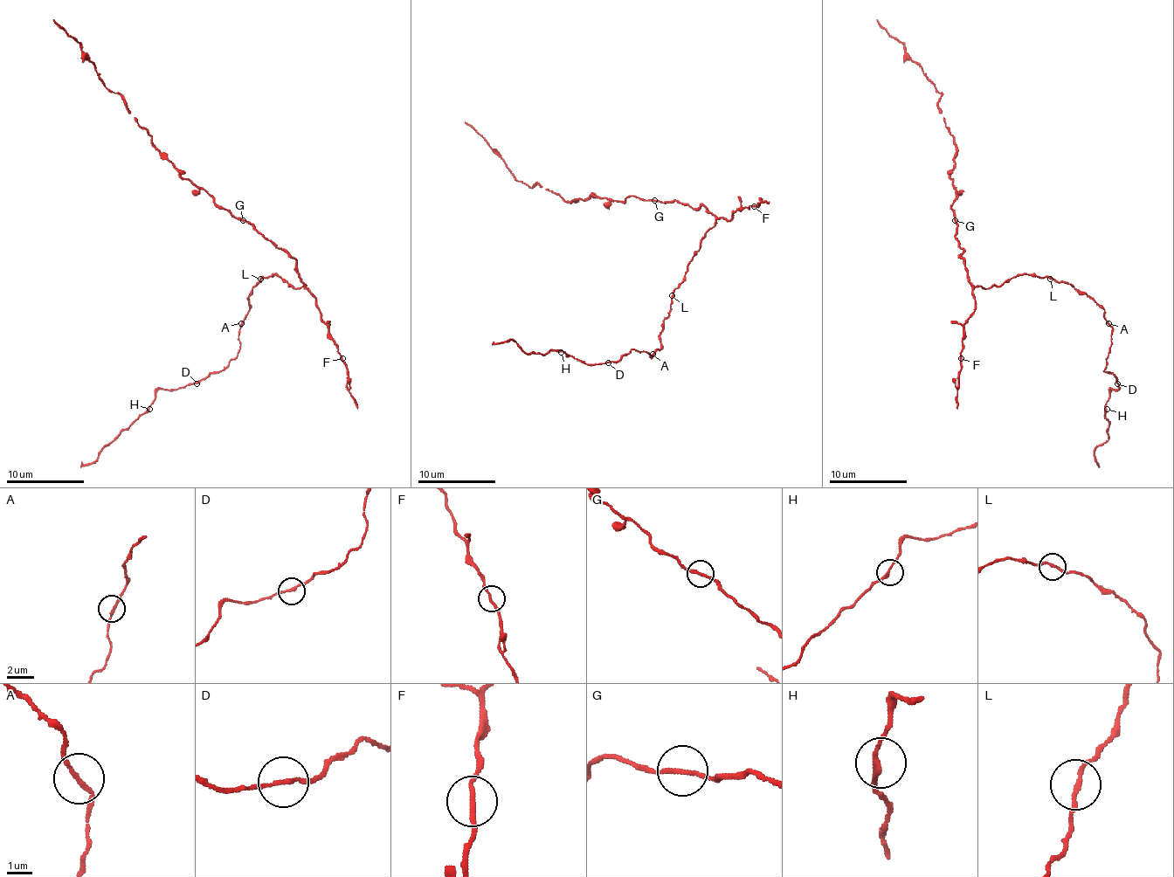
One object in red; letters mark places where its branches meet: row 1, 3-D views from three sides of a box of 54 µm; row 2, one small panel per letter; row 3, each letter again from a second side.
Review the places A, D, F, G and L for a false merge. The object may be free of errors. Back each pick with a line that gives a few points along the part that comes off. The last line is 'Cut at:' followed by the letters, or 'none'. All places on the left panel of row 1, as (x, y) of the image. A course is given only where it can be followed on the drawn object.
Cut at: none

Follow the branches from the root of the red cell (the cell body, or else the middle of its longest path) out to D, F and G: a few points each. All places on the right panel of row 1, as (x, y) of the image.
D: (982, 288), (1034, 274), (1085, 292), (1105, 312), (1113, 329), (1105, 370), (1116, 377), (1116, 383)
F: (982, 288), (976, 286), (972, 290), (974, 312), (964, 325), (961, 358)
G: (982, 288), (974, 286), (968, 279), (964, 261), (961, 257), (963, 249), (955, 238), (955, 220)

